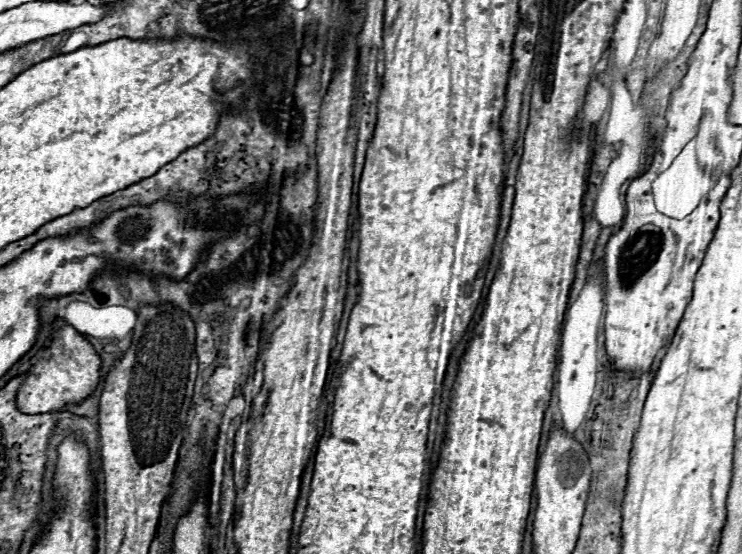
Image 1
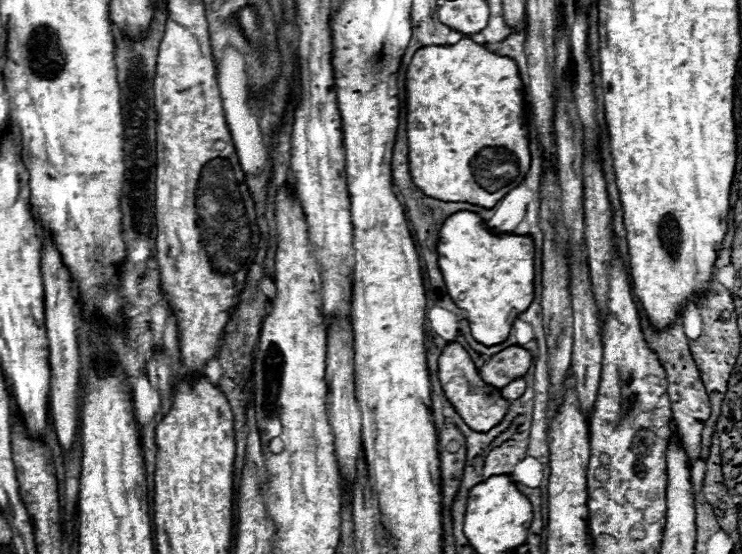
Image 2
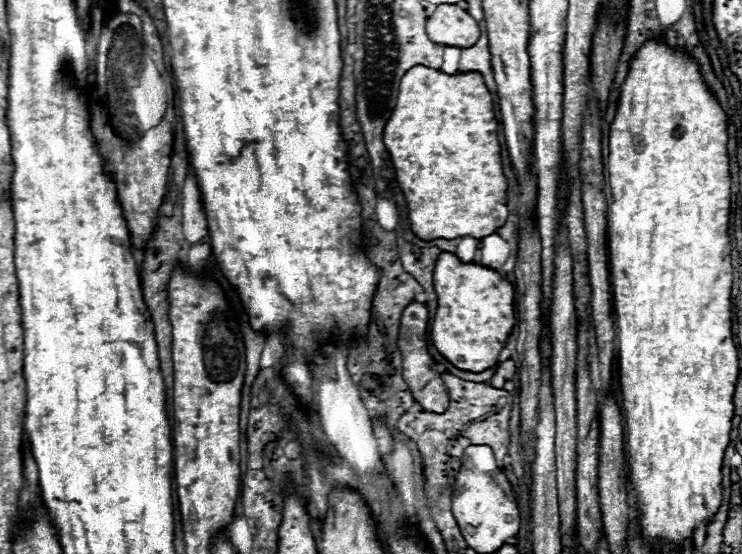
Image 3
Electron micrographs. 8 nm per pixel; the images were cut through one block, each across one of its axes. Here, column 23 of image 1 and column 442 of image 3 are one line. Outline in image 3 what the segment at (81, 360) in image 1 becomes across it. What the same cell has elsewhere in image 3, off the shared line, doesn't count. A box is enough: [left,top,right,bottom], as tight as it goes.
[398,302,448,412]

